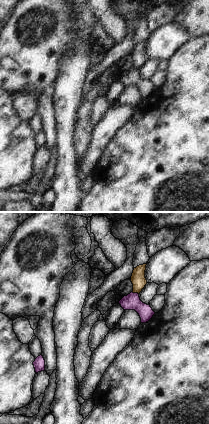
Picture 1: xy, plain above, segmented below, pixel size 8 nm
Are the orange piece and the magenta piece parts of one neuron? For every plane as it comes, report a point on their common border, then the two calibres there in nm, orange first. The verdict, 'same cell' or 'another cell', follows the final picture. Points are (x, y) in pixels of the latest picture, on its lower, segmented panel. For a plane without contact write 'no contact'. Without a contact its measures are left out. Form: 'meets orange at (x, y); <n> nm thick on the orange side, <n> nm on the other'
meets orange at (135, 292); 120 nm thick on the orange side, 130 nm on the other

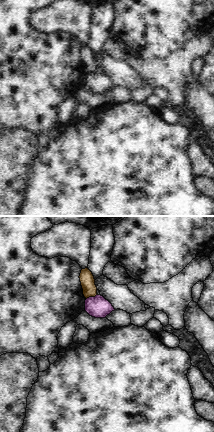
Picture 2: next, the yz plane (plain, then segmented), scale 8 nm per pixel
meets orange at (91, 296); 120 nm thick on the orange side, 170 nm on the other

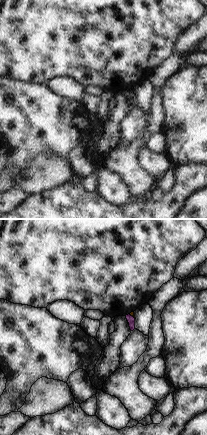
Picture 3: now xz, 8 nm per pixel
meets orange at (132, 315); 30 nm thick on the orange side, 60 nm on the other

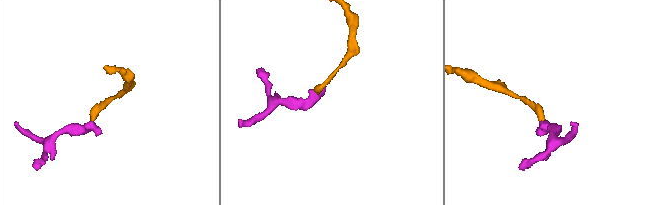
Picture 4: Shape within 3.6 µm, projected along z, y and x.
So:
another cell

